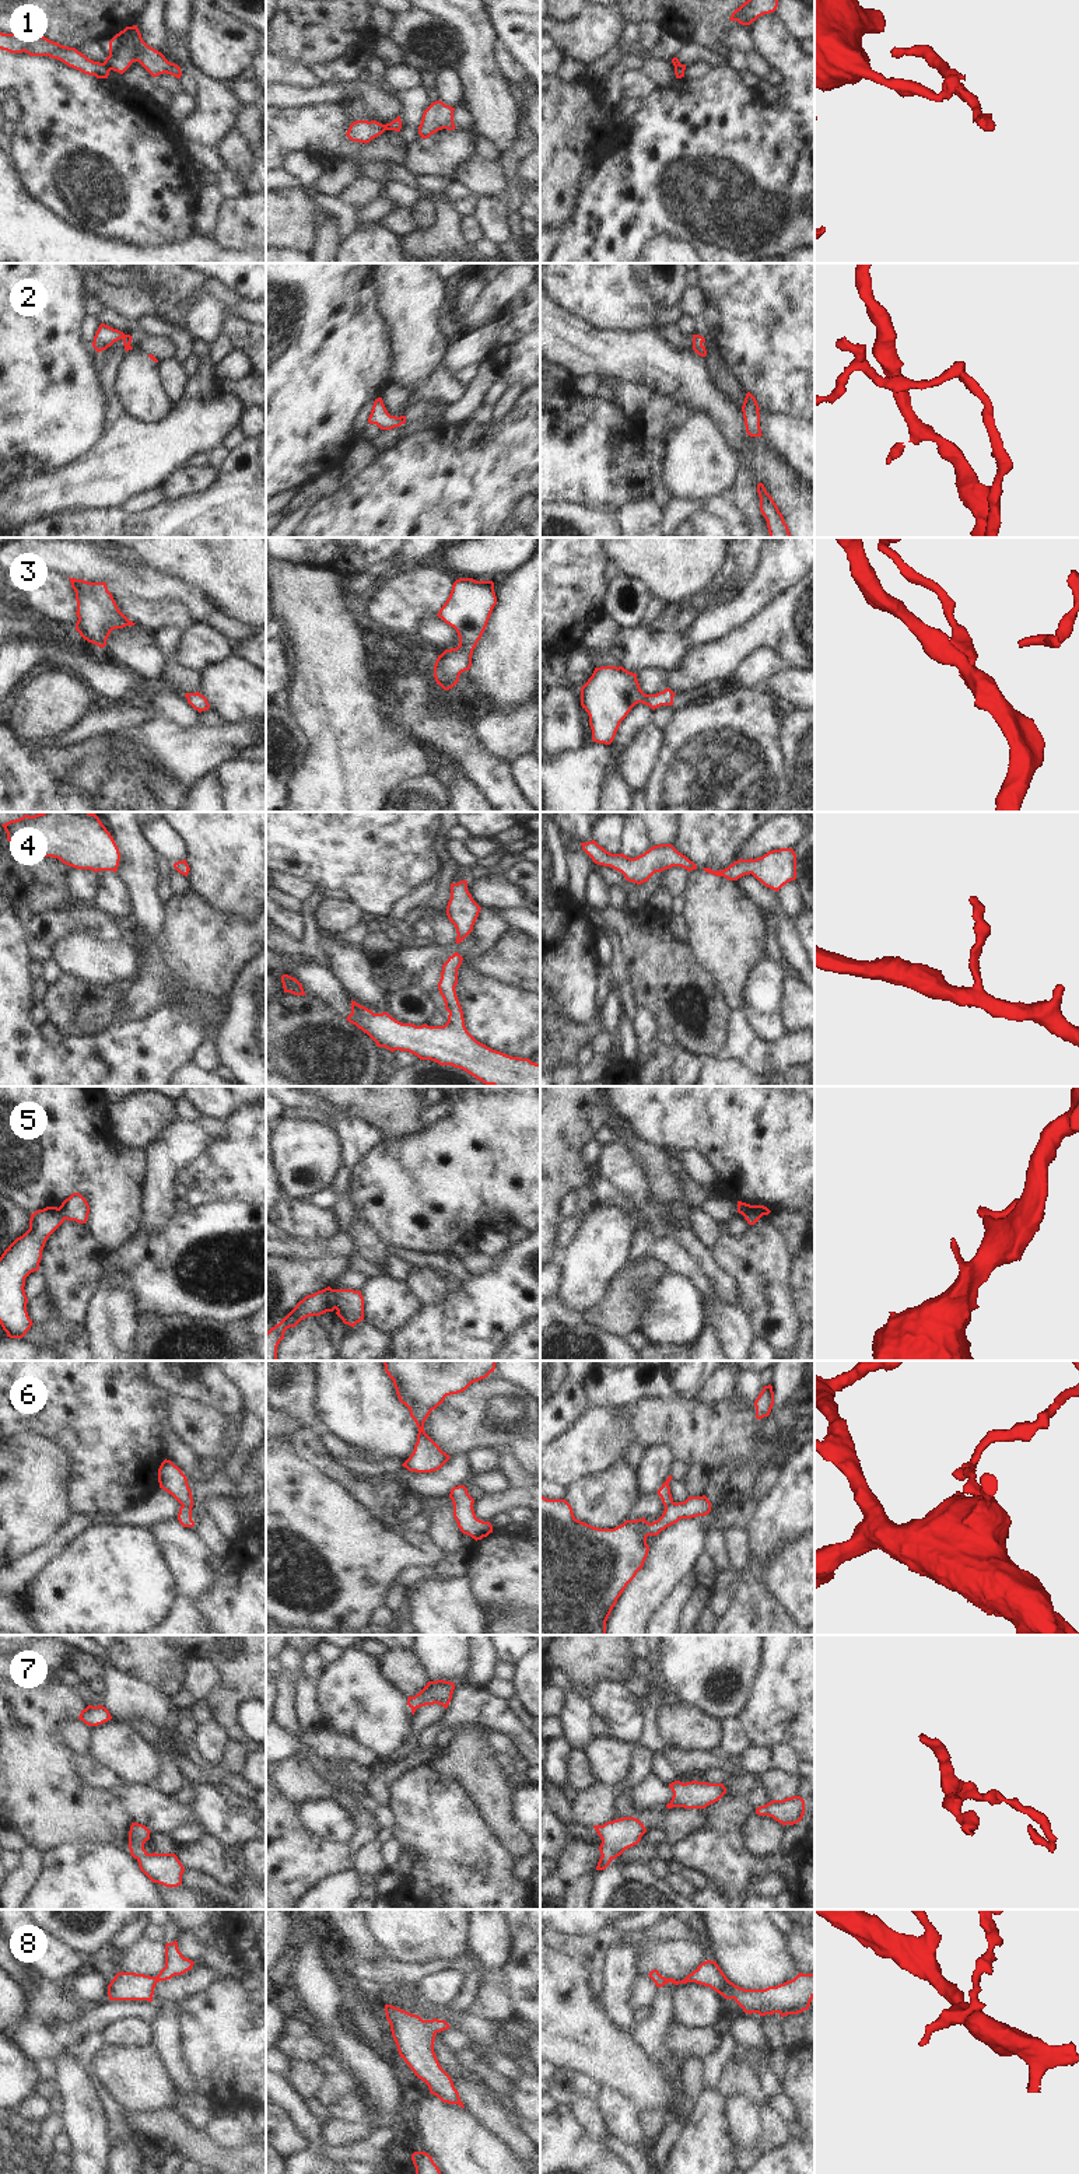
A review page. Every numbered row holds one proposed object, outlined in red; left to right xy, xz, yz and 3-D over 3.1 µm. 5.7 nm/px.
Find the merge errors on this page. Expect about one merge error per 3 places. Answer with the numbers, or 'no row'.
1, 5, 6

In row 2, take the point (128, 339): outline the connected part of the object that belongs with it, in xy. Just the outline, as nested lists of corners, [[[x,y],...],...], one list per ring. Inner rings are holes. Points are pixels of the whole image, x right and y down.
[[[101,323],[92,342],[92,347],[97,350],[97,353],[106,350],[111,347],[115,342],[123,340],[125,350],[129,351],[133,347],[130,346],[132,343],[132,336],[125,335],[123,332],[113,329],[105,323]]]

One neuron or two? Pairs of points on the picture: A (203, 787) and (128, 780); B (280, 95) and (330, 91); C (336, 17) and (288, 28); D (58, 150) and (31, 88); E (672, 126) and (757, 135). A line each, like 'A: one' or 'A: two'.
A: two
B: one
C: one
D: one
E: one

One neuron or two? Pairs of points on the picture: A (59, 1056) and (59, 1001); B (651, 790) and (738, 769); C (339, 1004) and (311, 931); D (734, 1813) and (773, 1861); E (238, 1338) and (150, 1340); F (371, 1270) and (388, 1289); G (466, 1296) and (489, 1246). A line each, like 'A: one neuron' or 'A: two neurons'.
A: two neurons
B: one neuron
C: two neurons
D: one neuron
E: one neuron
F: two neurons
G: two neurons

